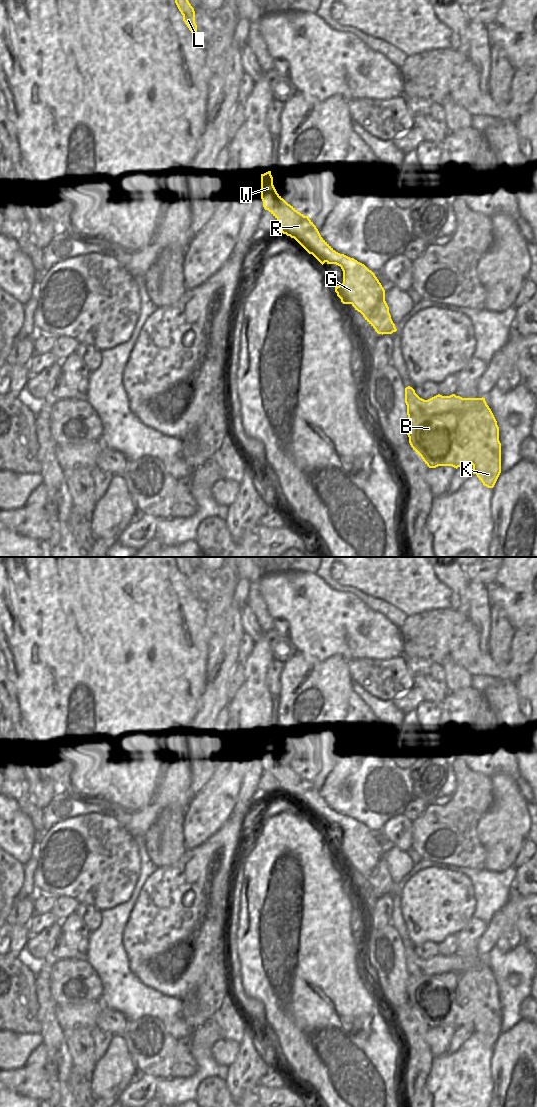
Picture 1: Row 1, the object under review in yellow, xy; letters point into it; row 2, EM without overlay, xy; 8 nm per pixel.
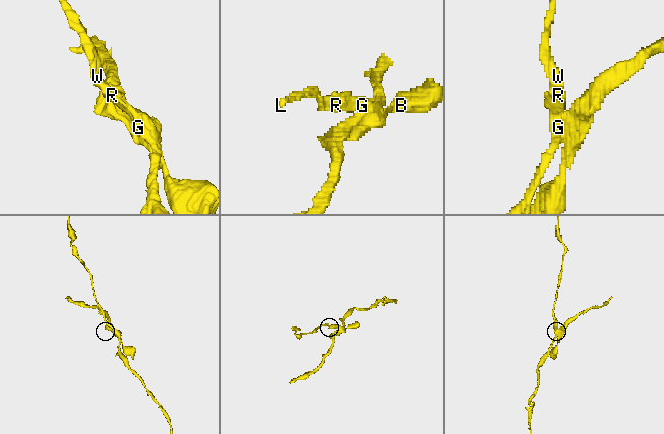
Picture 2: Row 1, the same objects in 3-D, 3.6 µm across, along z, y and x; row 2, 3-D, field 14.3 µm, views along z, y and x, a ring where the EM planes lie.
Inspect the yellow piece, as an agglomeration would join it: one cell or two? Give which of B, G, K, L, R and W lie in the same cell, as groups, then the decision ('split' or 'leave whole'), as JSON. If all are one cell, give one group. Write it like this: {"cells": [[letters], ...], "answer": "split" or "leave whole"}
{"cells": [["B", "K"], ["G", "L", "R", "W"]], "answer": "split"}

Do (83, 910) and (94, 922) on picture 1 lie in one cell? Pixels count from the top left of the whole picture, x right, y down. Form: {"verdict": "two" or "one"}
{"verdict": "one"}

